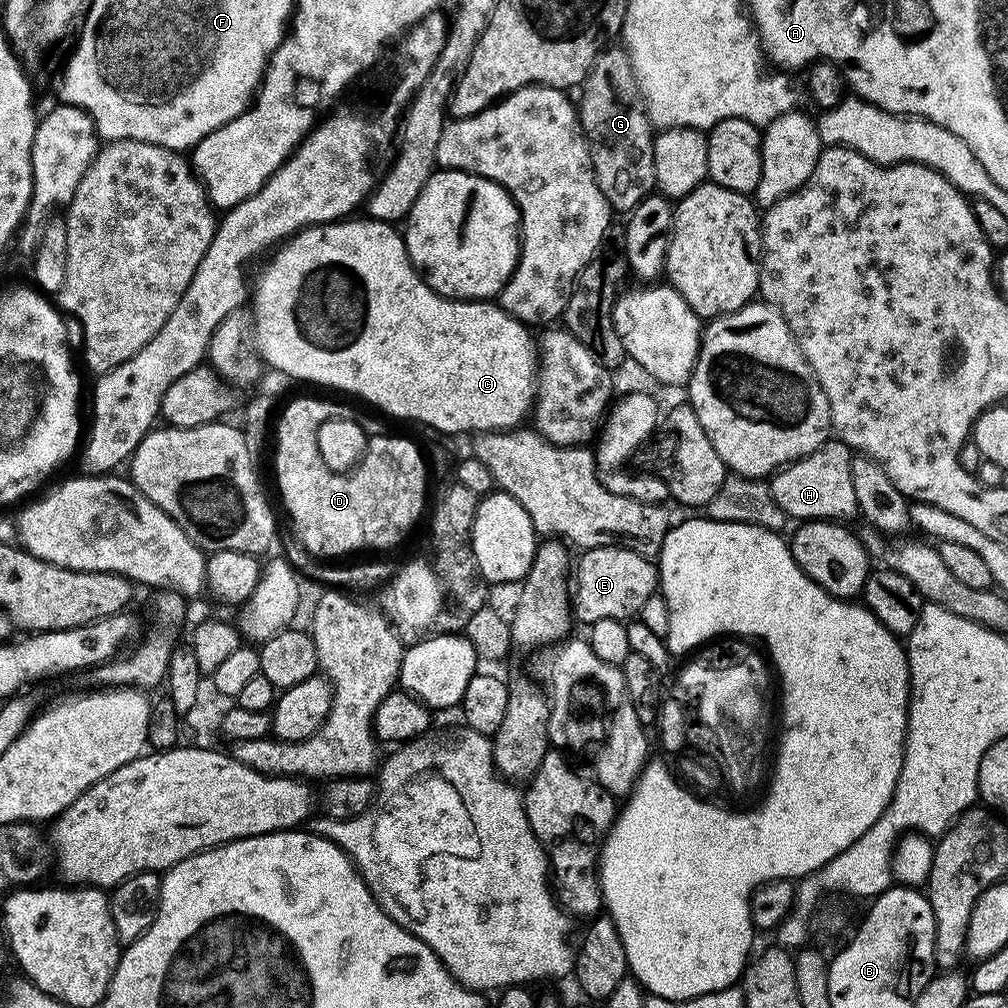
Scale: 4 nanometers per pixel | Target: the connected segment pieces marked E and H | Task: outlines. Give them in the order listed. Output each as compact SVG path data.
M611 544L610 546L606 546L605 548L586 548L583 549L579 553L580 561L575 561L574 564L574 576L576 572L576 584L574 580L574 587L570 592L570 605L573 610L575 619L577 621L580 620L584 623L584 626L591 626L594 622L598 622L602 618L614 618L615 620L629 621L633 618L639 617L640 611L642 610L642 605L646 602L646 598L650 598L651 596L657 595L658 592L658 568L655 563L649 557L643 556L642 554L638 554L633 550L633 548L625 548L619 544Z
M829 438L815 448L808 456L801 460L793 460L785 464L771 477L770 487L774 494L774 502L782 506L785 517L796 519L796 522L810 520L826 520L829 522L848 522L846 520L857 519L858 498L854 498L854 481L850 478L850 466L852 465L853 453L847 444L839 438Z

